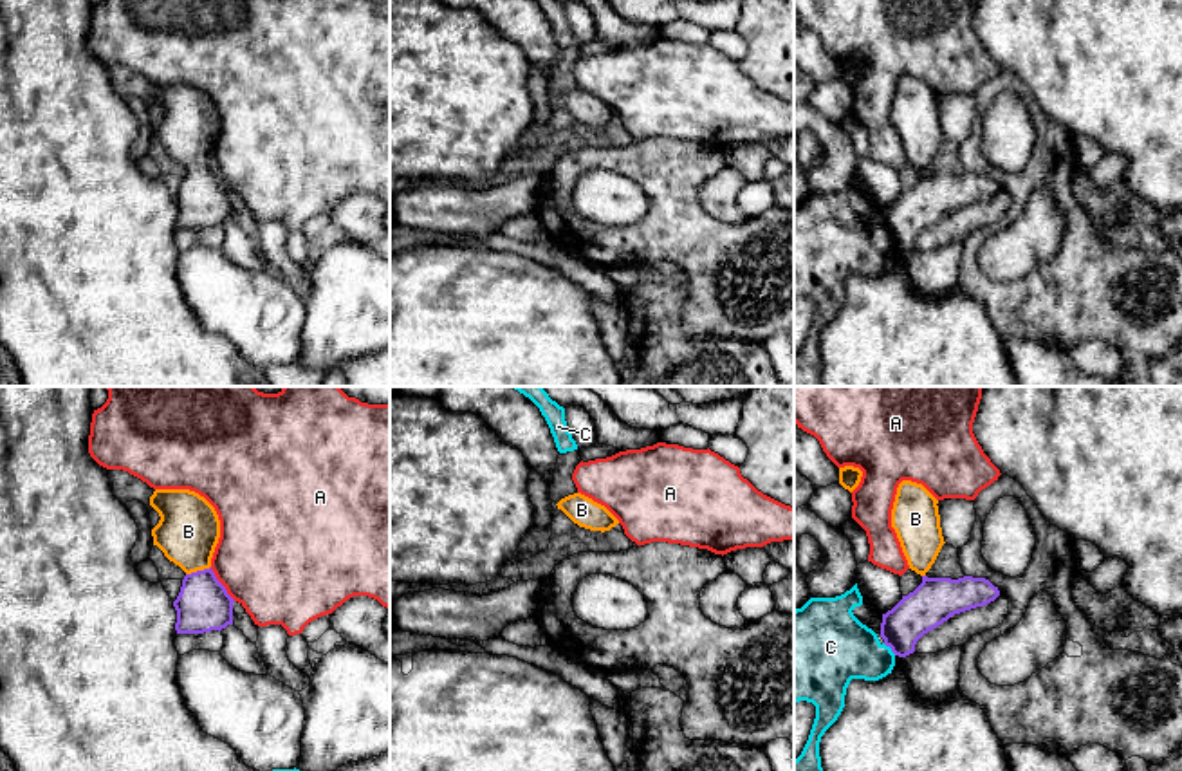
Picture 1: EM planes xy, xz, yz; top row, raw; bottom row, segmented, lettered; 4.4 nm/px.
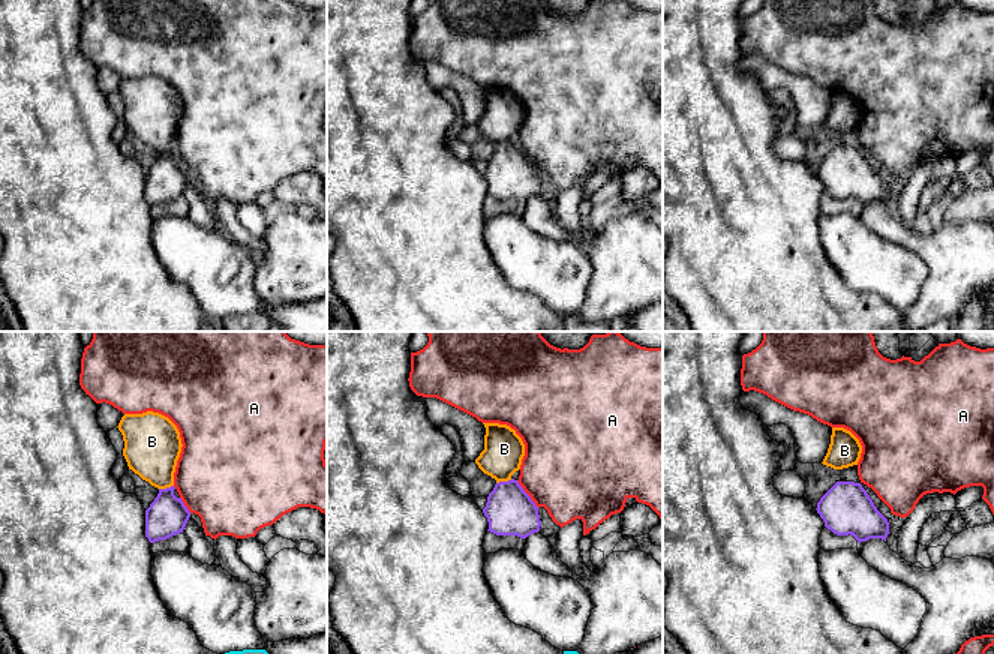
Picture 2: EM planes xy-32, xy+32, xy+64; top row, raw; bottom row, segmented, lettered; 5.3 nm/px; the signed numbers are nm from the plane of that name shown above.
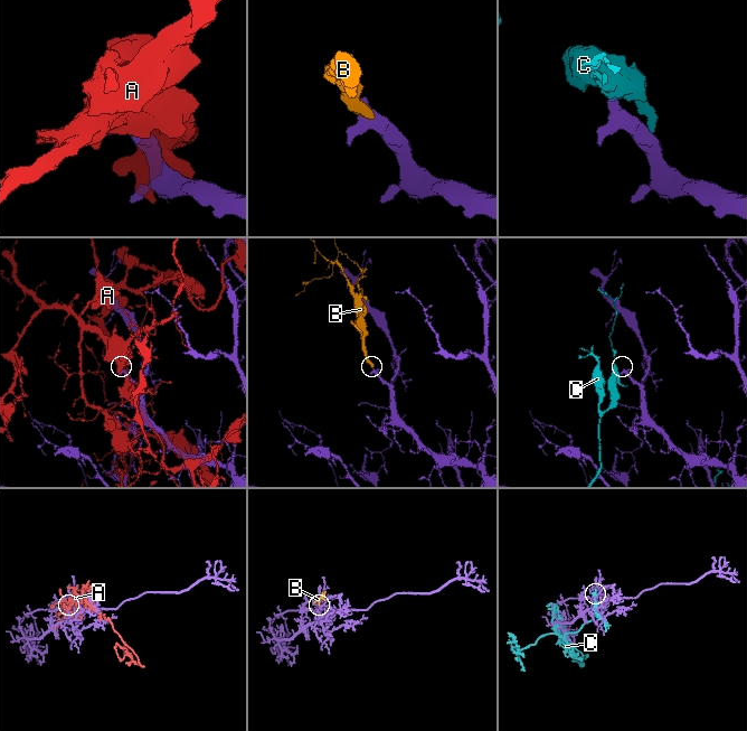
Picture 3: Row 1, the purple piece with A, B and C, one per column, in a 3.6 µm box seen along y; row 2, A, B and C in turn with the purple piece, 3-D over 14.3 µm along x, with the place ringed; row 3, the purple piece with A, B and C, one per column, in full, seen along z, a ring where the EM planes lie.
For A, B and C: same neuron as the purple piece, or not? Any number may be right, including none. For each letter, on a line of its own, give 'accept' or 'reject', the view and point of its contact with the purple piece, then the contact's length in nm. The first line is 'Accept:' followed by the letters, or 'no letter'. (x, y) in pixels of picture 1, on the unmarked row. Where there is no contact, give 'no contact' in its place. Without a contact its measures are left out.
Accept: B
A: reject; contact xy (221, 179); length 190 nm
B: accept; contact xy (197, 167); length 120 nm
C: reject; contact yz (890, 242); length 80 nm

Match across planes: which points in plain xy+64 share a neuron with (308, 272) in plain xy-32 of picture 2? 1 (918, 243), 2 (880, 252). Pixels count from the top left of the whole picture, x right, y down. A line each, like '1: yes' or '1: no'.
1: yes
2: no

